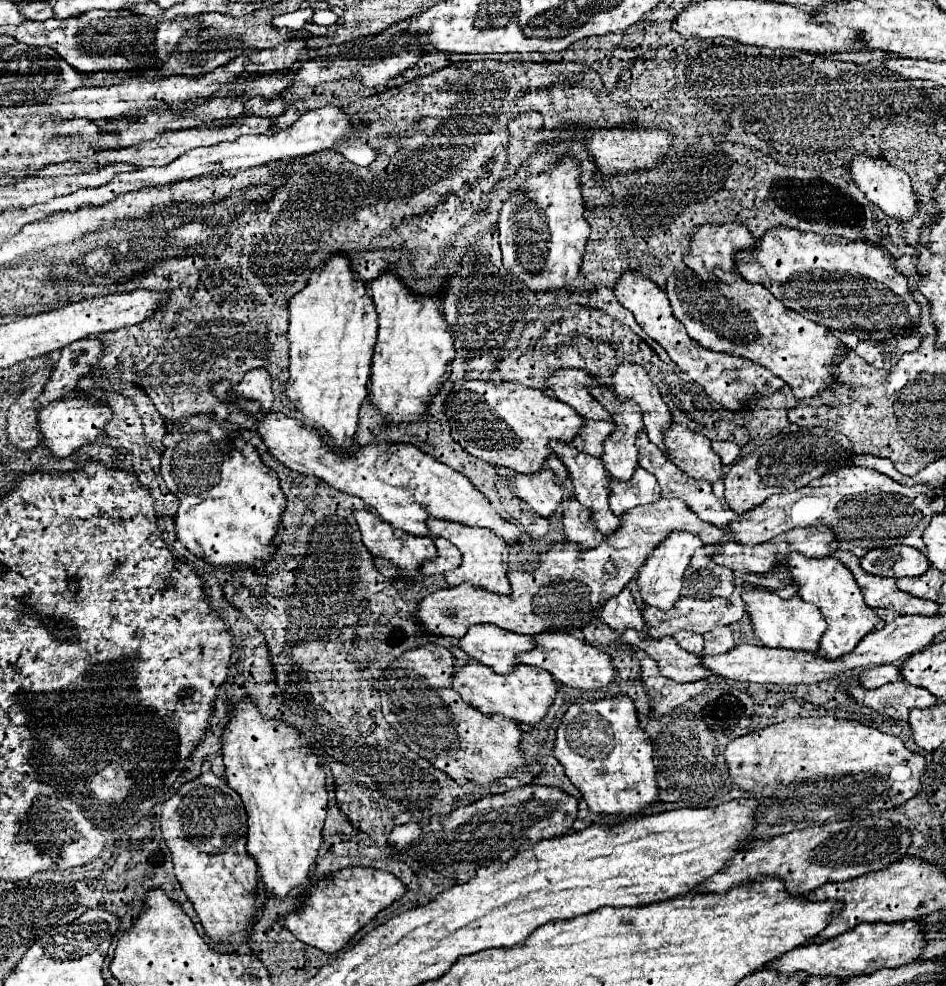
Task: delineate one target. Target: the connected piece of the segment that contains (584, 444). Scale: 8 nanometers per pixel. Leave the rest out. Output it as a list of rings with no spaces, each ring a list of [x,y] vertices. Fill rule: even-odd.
[[[586,421],[582,431],[578,431],[578,439],[574,439],[574,447],[592,457],[602,455],[604,439],[614,431],[614,423],[610,421]]]

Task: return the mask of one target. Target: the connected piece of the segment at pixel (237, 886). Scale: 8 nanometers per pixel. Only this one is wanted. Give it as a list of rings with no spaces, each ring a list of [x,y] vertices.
[[[204,773],[186,781],[162,805],[162,837],[170,847],[174,871],[182,891],[192,901],[204,933],[222,941],[234,935],[248,937],[254,913],[254,889],[258,883],[258,867],[246,851],[246,811],[240,795],[228,783]]]

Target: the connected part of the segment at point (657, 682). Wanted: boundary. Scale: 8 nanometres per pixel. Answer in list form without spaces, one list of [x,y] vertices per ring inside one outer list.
[[[650,667],[642,671],[642,683],[646,685],[646,695],[650,699],[650,711],[656,717],[662,717],[670,713],[676,705],[682,705],[684,701],[704,693],[708,681],[694,681],[694,683],[676,683],[668,677],[664,677],[656,667]]]

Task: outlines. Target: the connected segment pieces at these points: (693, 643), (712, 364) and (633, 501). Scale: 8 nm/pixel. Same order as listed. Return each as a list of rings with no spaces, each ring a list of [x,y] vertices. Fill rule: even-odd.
[[[678,631],[678,633],[674,633],[674,639],[688,653],[694,653],[694,655],[702,653],[702,645],[704,645],[702,635],[694,635],[694,633],[688,633],[688,631]]]
[[[626,271],[624,275],[618,277],[616,285],[614,285],[614,295],[618,299],[618,303],[628,309],[634,319],[640,323],[640,327],[658,343],[666,349],[666,353],[670,355],[670,359],[684,371],[688,373],[694,381],[698,381],[704,391],[718,403],[722,403],[726,409],[730,411],[742,411],[742,403],[760,399],[764,395],[772,395],[782,391],[784,381],[776,375],[772,375],[766,367],[750,361],[750,359],[742,359],[742,357],[734,357],[728,353],[716,353],[710,349],[700,347],[696,341],[692,341],[686,335],[686,329],[682,327],[682,323],[678,323],[678,319],[672,315],[670,303],[666,293],[648,277],[640,275],[640,273],[630,273]]]
[[[642,467],[634,471],[630,483],[618,483],[616,479],[610,479],[610,509],[618,517],[632,507],[652,503],[658,499],[660,499],[658,481]]]

